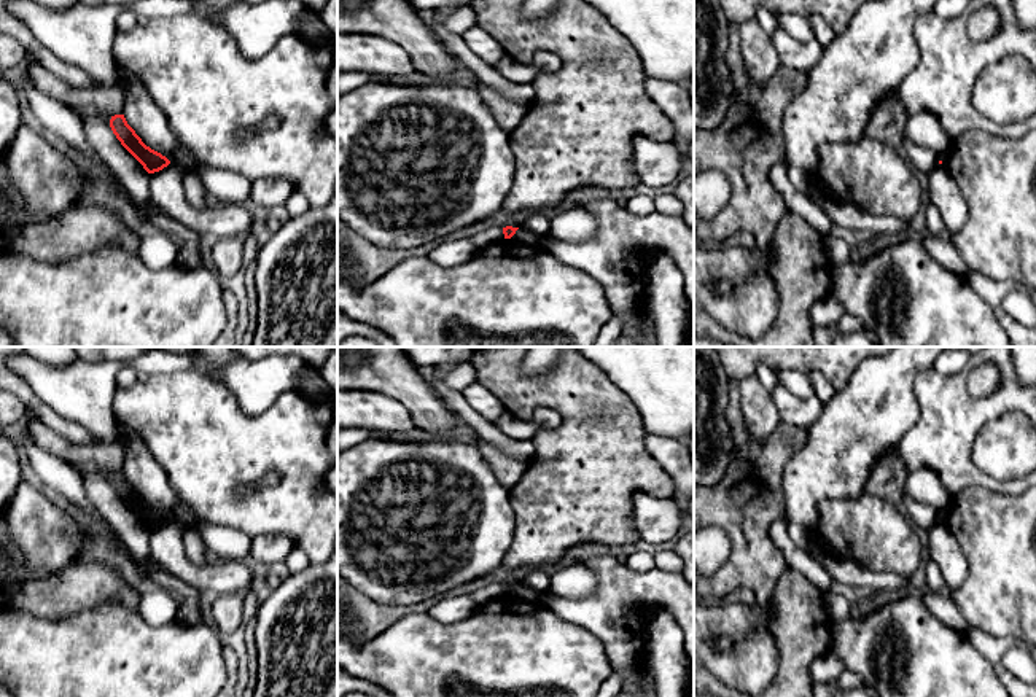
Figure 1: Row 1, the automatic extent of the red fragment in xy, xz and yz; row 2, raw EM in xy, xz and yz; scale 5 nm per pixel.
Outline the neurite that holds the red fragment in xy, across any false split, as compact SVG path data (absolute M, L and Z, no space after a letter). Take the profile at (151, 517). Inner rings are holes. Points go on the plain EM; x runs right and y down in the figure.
M115 471L110 484L121 501L143 522L148 530L162 527L170 517L161 509L146 503L135 487L127 481L124 471Z

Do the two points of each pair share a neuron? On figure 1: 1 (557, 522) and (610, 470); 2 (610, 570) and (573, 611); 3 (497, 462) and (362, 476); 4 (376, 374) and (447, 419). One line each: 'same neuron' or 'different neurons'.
1: same neuron
2: same neuron
3: different neurons
4: same neuron

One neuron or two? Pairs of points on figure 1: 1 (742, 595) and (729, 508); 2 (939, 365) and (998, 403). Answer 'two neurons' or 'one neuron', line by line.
1: two neurons
2: two neurons

